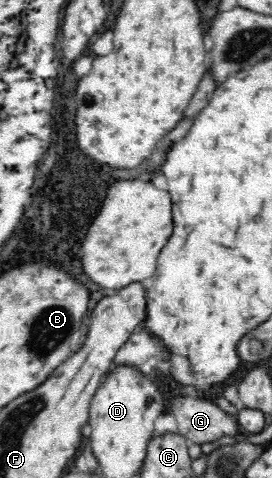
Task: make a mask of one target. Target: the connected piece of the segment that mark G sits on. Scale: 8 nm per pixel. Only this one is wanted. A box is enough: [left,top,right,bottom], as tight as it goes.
[167,393,239,445]

